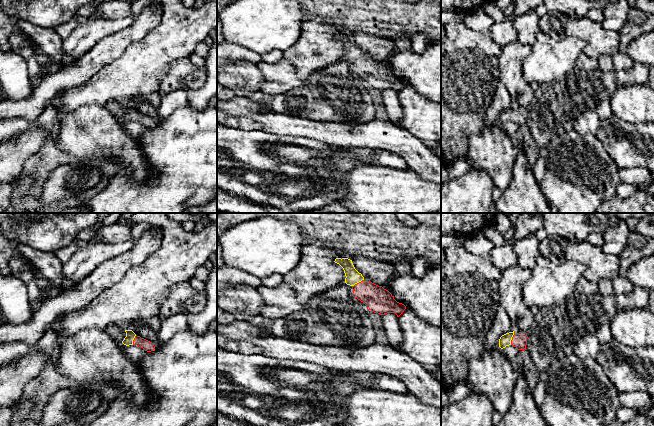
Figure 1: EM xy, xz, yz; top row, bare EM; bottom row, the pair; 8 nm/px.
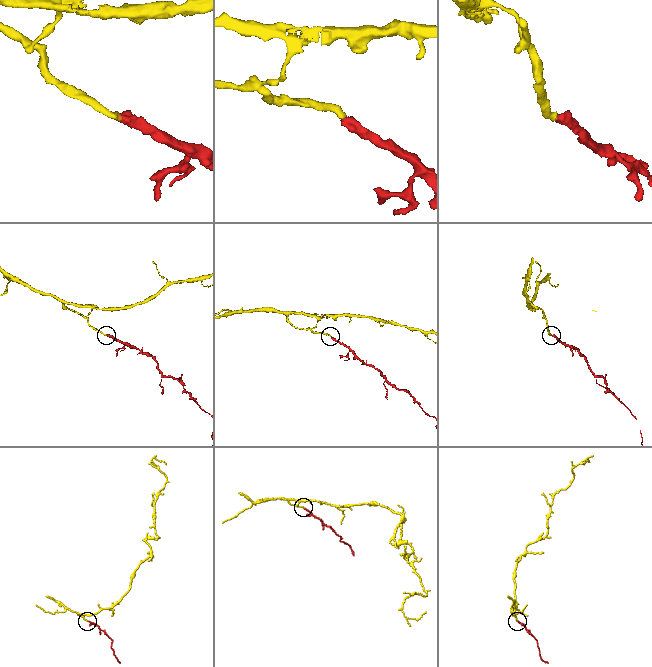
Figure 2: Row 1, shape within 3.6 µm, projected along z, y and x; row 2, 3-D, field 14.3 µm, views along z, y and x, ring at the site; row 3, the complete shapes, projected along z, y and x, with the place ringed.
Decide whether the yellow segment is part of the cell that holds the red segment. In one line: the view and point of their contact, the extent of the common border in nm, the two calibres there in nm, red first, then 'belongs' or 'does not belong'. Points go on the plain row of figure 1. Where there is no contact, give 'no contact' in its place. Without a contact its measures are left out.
contact xz (357, 59); length 110 nm; calibres 200 and 120 nm; belongs

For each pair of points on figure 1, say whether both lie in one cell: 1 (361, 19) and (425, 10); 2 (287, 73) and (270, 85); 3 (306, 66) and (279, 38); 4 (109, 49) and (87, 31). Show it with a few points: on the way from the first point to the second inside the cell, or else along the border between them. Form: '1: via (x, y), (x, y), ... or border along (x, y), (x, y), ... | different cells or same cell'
1: via (377, 16), (409, 16) | same cell
2: via (283, 74), (274, 82) | same cell
3: border along (301, 27), (298, 39), (283, 52) | different cells
4: border along (120, 29), (100, 39), (81, 55) | different cells

